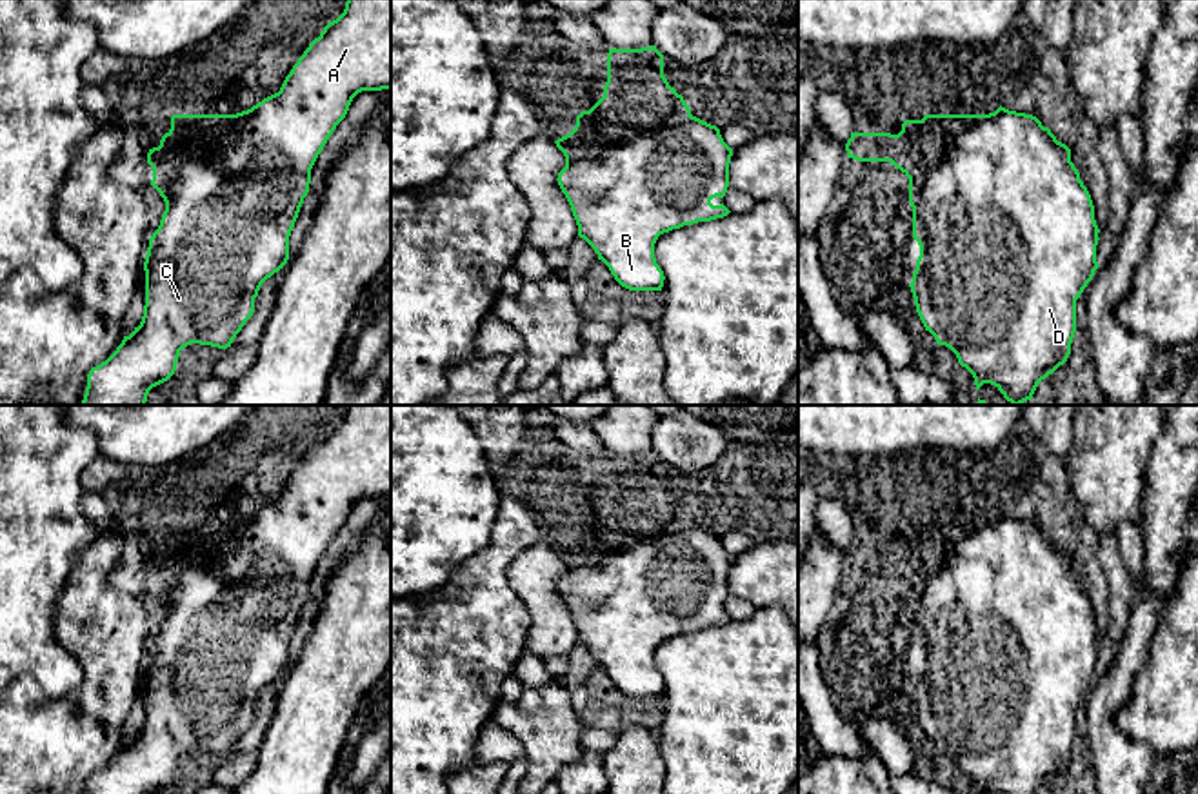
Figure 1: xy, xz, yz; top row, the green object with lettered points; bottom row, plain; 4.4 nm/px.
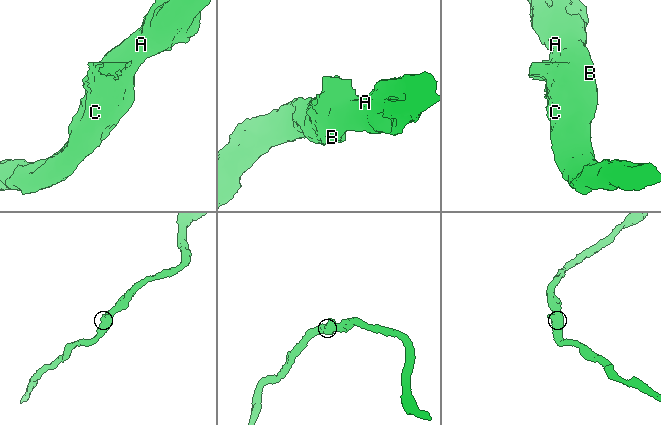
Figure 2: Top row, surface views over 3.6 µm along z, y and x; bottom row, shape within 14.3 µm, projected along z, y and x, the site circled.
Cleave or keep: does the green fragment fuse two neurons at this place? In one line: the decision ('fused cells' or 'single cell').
single cell

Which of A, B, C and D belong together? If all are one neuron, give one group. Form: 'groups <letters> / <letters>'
groups A B C D

